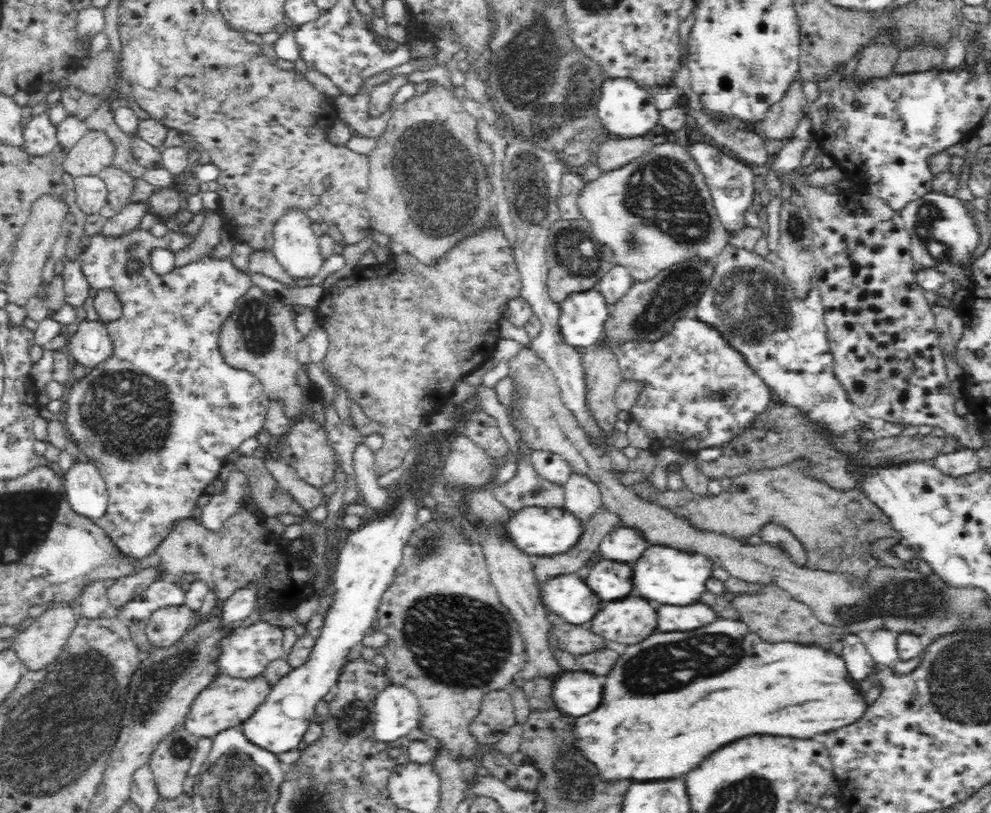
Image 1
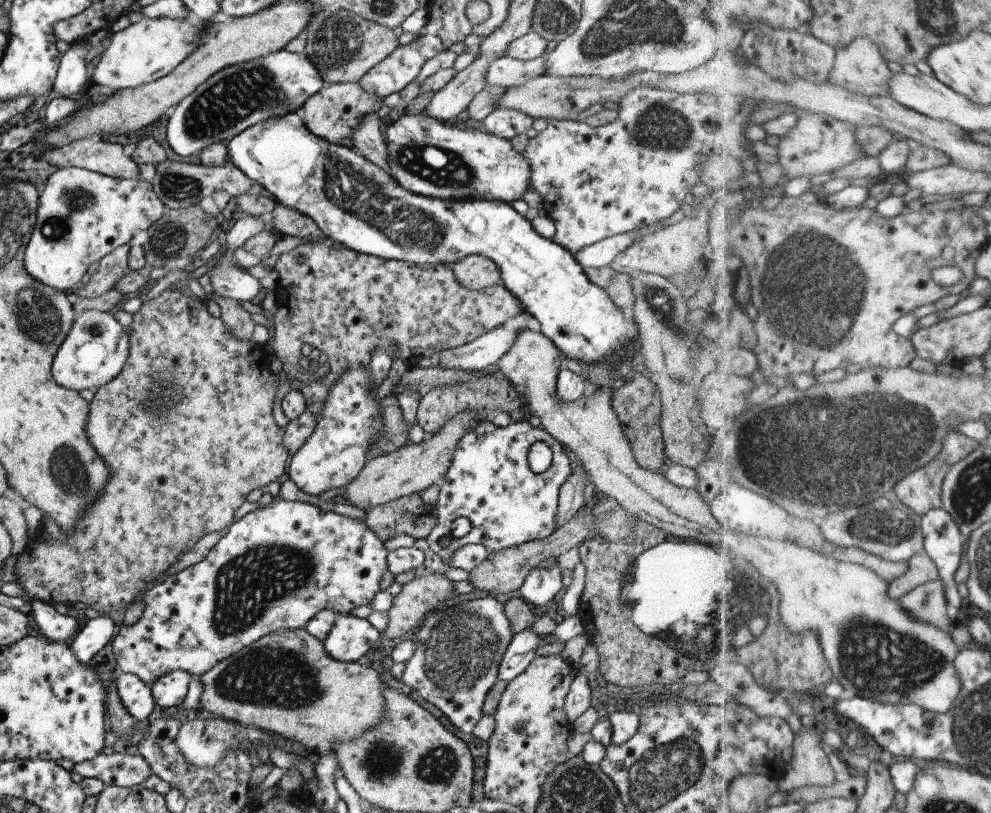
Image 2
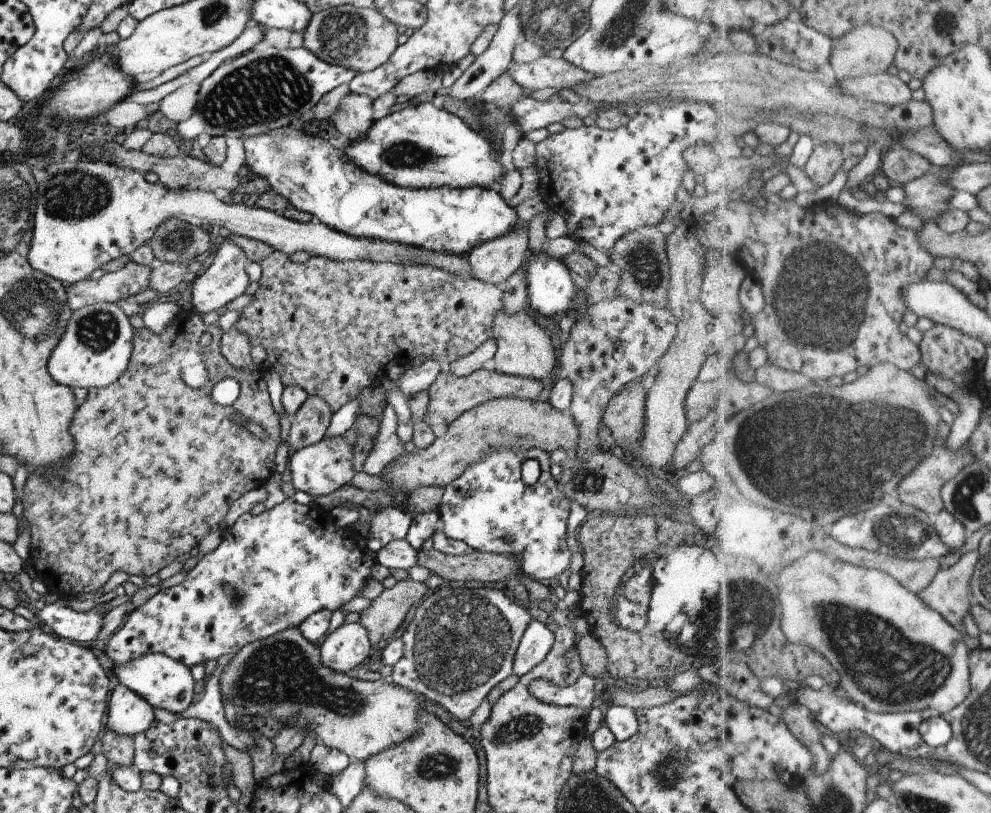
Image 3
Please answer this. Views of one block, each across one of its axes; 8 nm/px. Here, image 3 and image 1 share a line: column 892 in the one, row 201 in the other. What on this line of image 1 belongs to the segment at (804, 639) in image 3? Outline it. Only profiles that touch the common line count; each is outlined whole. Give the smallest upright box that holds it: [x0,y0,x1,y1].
[577,144,731,280]

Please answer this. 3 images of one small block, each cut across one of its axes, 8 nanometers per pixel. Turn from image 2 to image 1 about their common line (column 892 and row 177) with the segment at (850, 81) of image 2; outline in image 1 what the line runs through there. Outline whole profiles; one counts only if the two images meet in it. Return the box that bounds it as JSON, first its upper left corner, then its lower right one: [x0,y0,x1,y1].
[59,128,116,178]

